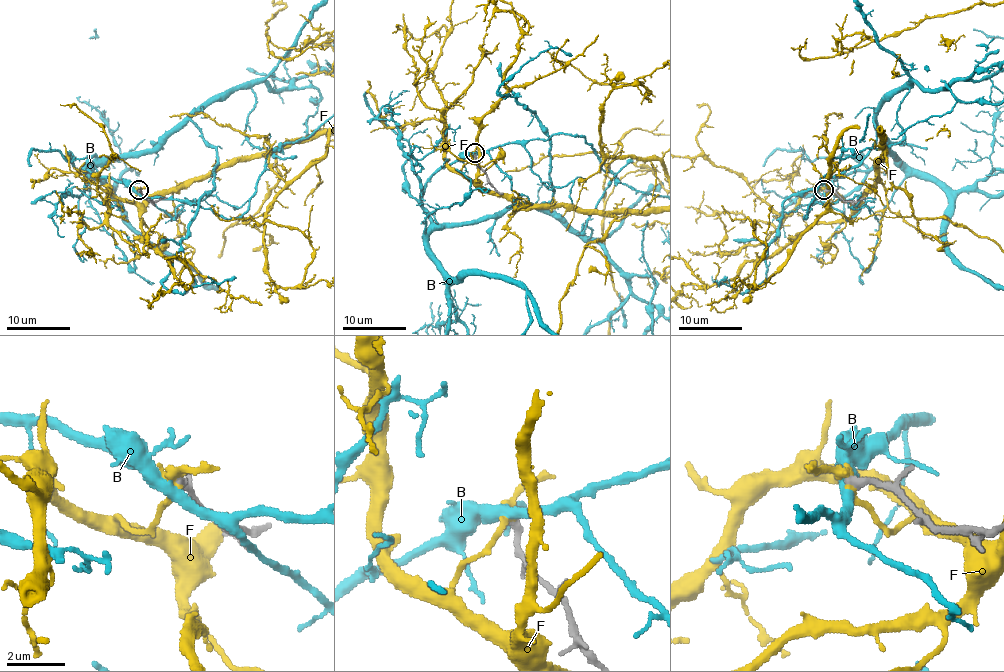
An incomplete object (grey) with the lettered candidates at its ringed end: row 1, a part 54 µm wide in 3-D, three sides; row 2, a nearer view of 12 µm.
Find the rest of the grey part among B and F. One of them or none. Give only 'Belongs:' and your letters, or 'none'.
Belongs: none

